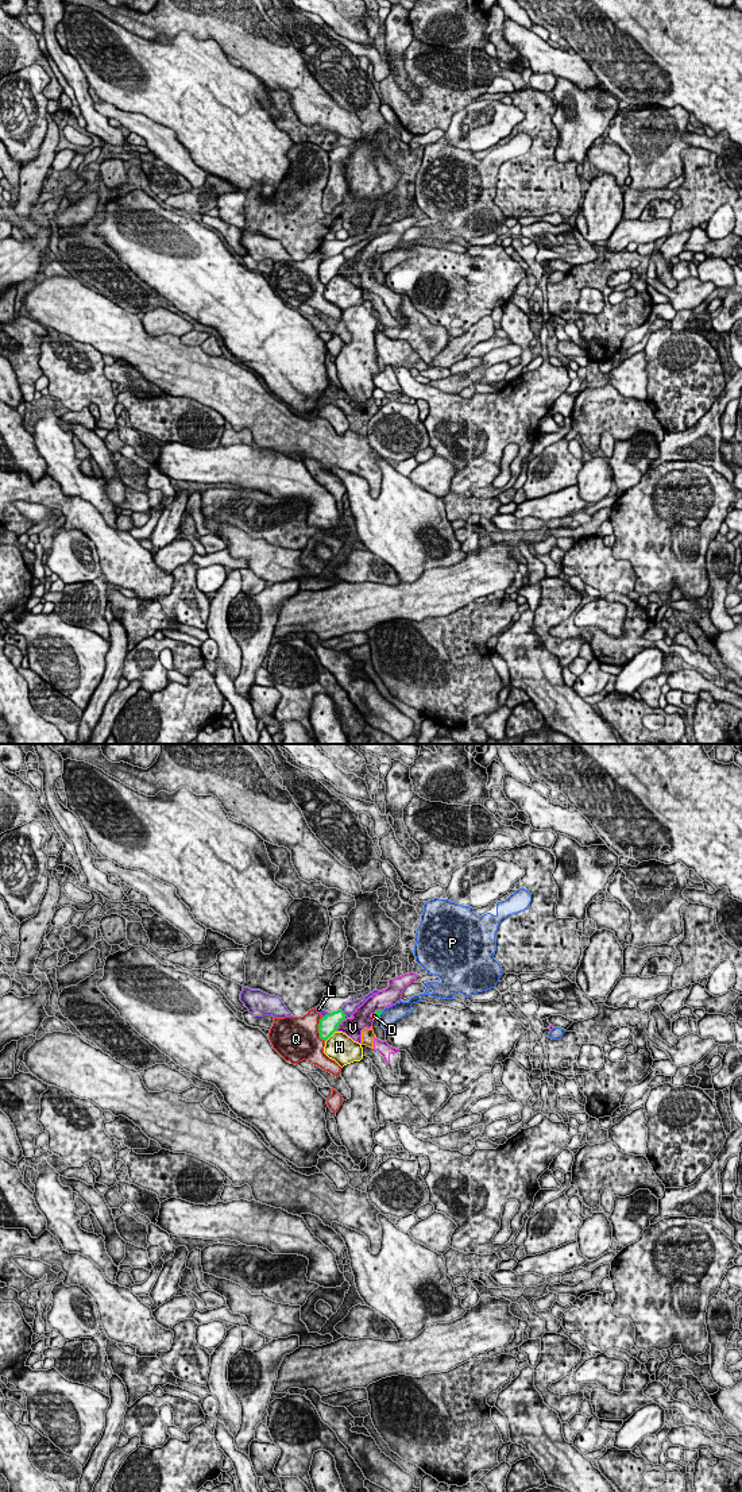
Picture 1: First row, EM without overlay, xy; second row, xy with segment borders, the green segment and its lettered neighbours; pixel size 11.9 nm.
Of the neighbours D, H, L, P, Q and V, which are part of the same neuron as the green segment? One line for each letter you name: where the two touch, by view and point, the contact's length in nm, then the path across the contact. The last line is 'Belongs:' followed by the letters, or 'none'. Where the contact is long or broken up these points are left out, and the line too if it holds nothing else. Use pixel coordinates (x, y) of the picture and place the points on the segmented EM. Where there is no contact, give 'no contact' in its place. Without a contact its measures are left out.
Belongs: none

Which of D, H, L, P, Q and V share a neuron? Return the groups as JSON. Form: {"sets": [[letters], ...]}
{"sets": [["D", "V"], ["H"], ["L"], ["P"], ["Q"]]}

